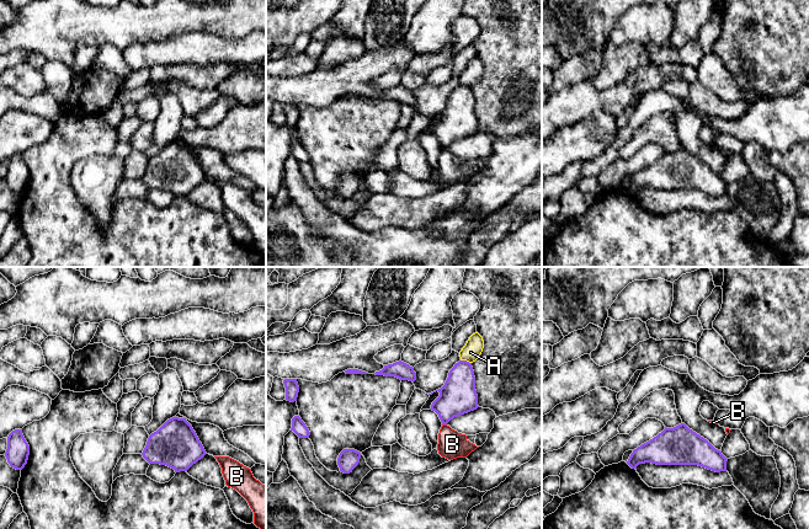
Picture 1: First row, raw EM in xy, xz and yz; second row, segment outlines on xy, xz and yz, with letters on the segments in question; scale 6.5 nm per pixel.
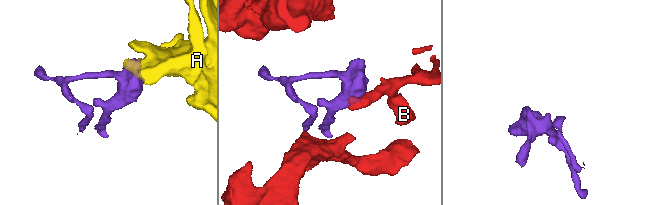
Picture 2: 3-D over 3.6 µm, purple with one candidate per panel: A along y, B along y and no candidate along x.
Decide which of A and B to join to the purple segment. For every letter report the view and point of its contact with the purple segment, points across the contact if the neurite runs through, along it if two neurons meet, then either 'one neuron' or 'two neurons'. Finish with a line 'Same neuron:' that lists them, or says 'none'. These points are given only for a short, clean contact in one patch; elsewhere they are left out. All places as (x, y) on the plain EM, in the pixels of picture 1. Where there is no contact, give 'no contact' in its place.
A: contact xz (466, 85); border xz (461, 84), (470, 87); two neurons
B: contact xz (445, 148); two neurons
Same neuron: none

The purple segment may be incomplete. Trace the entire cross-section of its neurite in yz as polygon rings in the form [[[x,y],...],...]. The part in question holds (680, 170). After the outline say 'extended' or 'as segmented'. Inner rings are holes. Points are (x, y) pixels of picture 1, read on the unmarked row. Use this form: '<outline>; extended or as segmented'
[[[685,148],[666,153],[630,178],[627,188],[637,193],[639,188],[698,189],[708,194],[726,196],[728,183],[707,164]]]; as segmented

